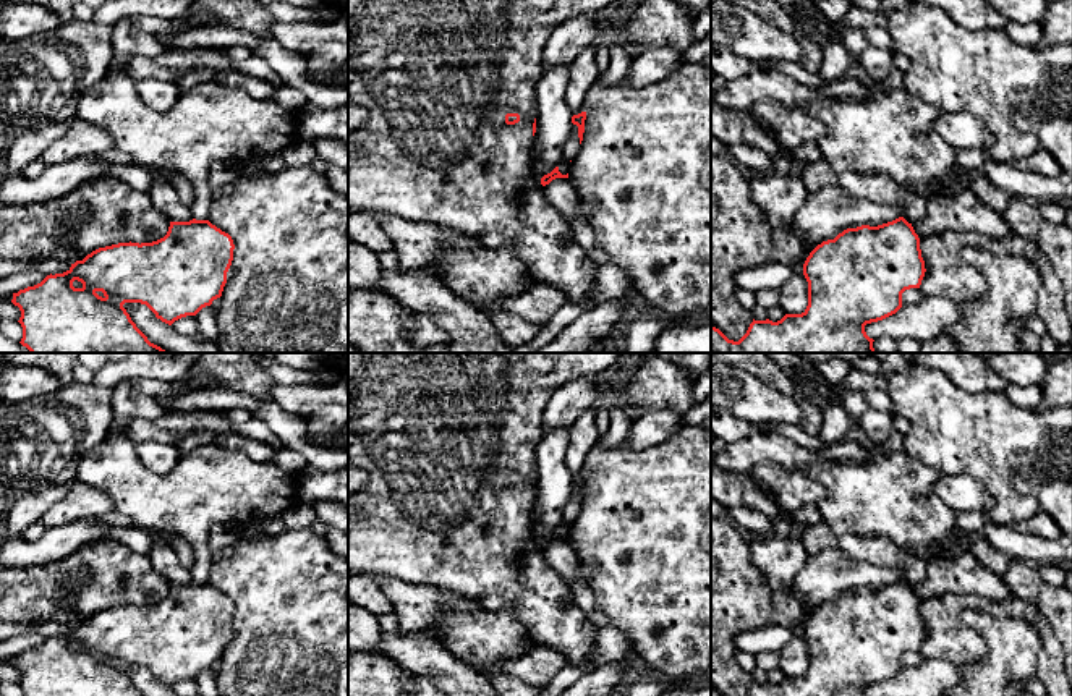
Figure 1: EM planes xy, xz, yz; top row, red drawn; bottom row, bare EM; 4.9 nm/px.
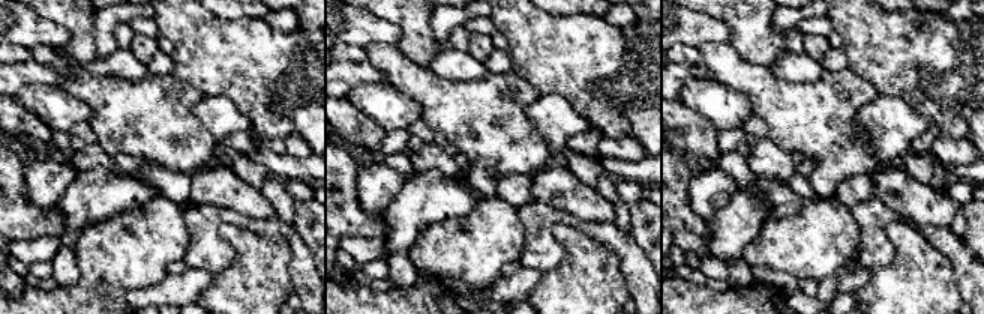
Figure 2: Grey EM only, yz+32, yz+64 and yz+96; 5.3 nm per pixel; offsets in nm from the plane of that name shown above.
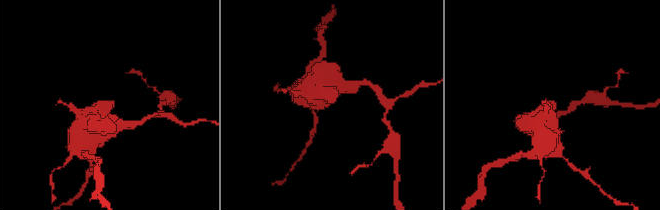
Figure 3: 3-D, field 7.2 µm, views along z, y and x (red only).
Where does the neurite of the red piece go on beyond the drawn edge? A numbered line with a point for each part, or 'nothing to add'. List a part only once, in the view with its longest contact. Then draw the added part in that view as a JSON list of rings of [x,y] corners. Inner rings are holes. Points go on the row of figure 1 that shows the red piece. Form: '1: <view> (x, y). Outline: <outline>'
nothing to add

